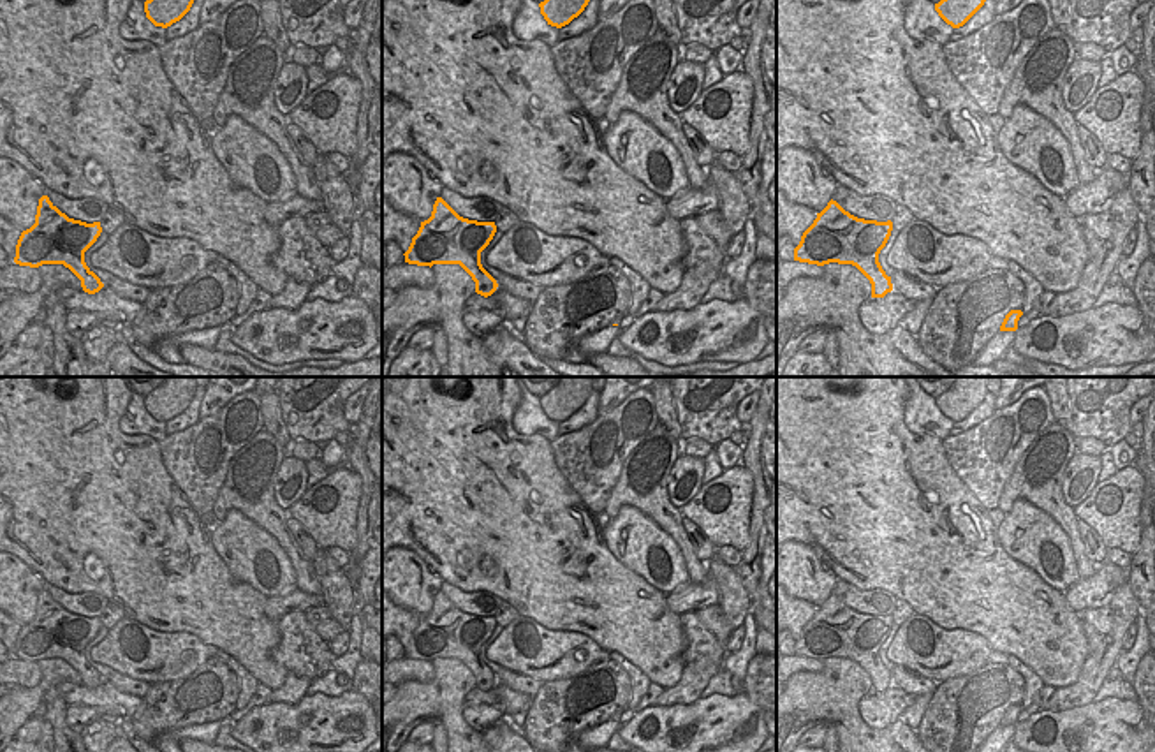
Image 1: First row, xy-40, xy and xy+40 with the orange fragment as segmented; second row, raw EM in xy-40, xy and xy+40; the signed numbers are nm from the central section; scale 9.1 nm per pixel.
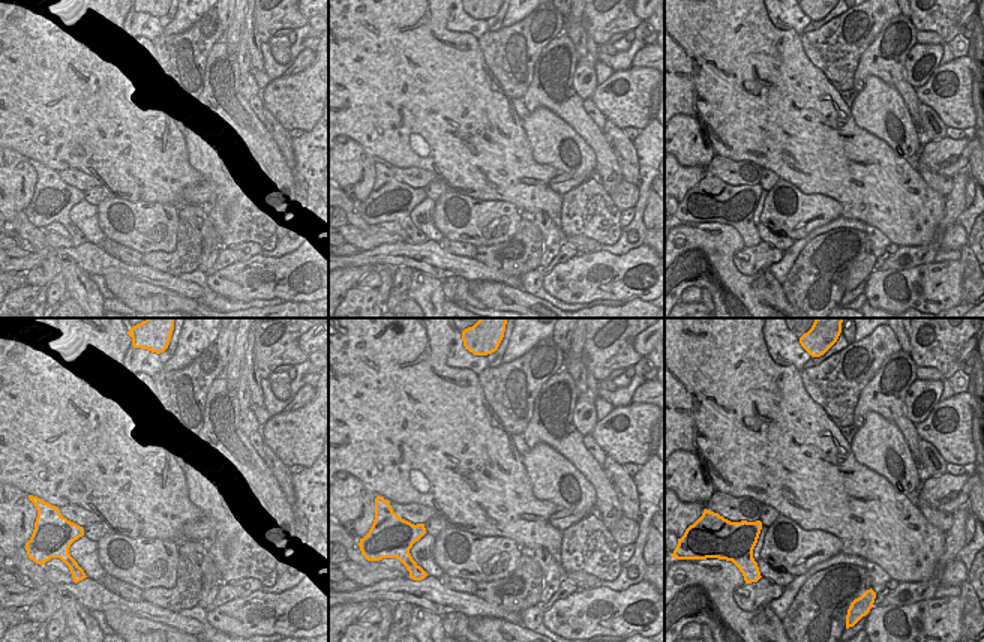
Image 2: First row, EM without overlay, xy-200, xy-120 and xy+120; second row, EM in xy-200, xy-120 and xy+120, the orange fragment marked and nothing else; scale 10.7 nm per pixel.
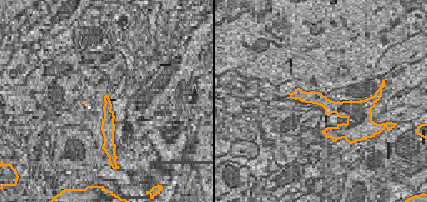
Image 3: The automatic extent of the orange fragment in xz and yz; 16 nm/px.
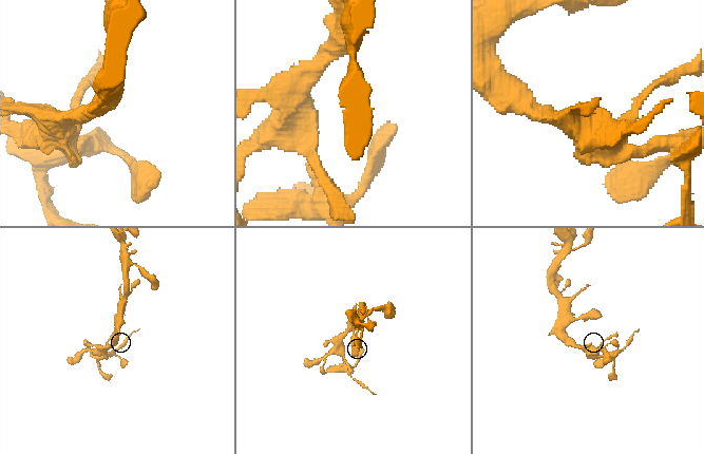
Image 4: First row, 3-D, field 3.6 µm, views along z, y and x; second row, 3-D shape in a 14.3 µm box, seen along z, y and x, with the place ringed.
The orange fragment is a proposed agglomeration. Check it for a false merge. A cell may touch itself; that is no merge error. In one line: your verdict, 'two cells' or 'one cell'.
two cells

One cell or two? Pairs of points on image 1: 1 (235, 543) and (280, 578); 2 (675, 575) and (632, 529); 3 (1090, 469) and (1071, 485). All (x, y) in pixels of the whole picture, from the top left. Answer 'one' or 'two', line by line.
1: one
2: one
3: one

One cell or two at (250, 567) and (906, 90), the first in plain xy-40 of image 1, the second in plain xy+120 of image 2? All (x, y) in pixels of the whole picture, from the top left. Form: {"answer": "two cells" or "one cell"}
{"answer": "two cells"}

